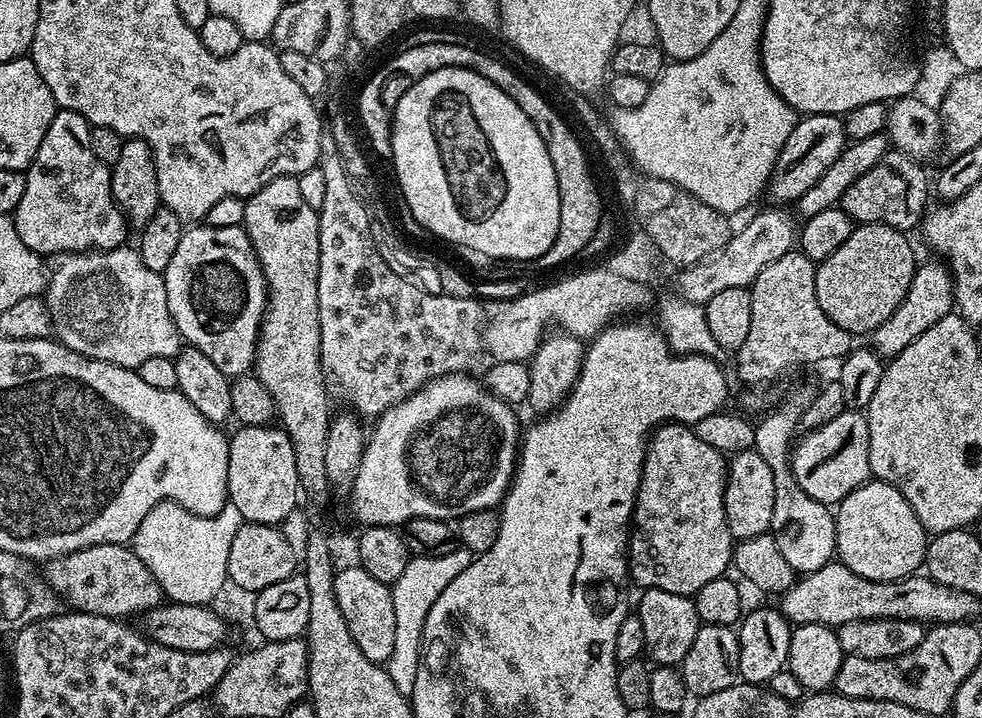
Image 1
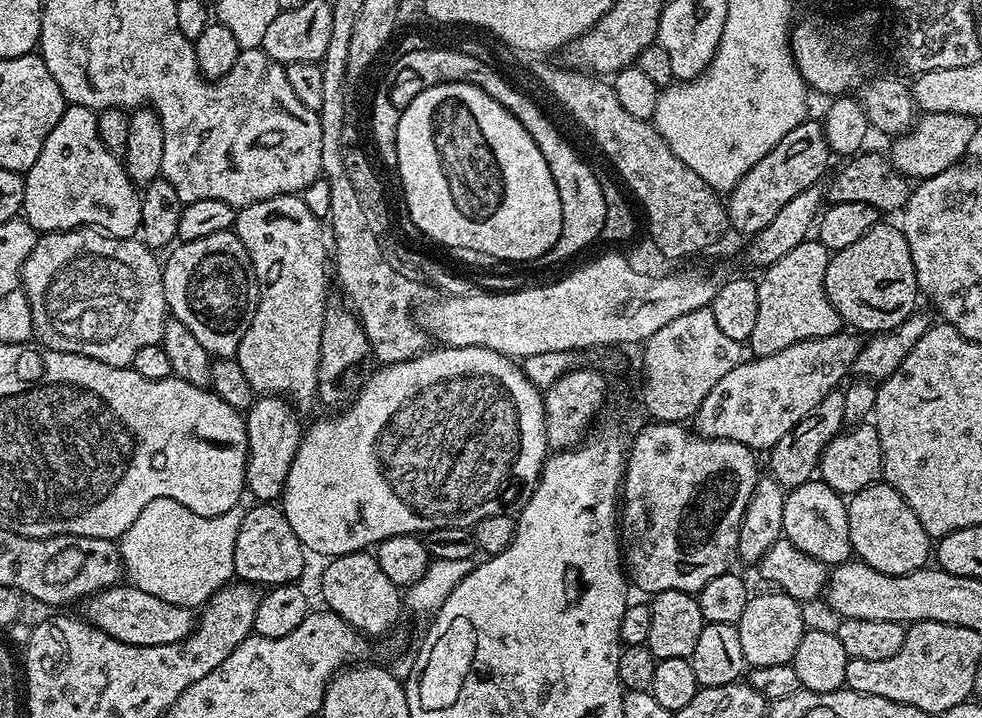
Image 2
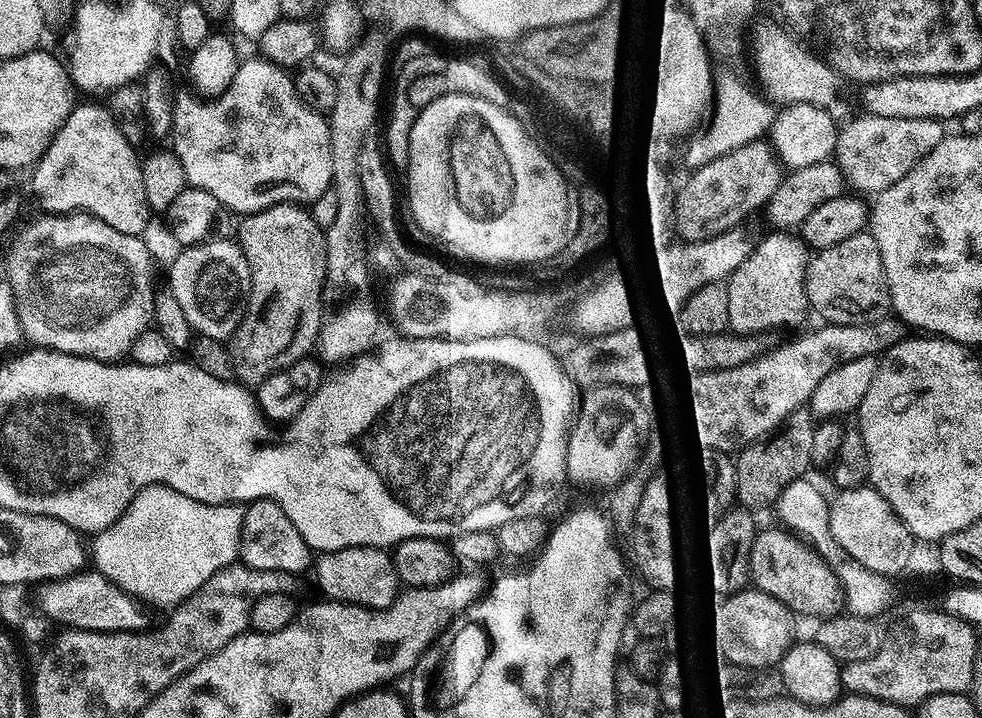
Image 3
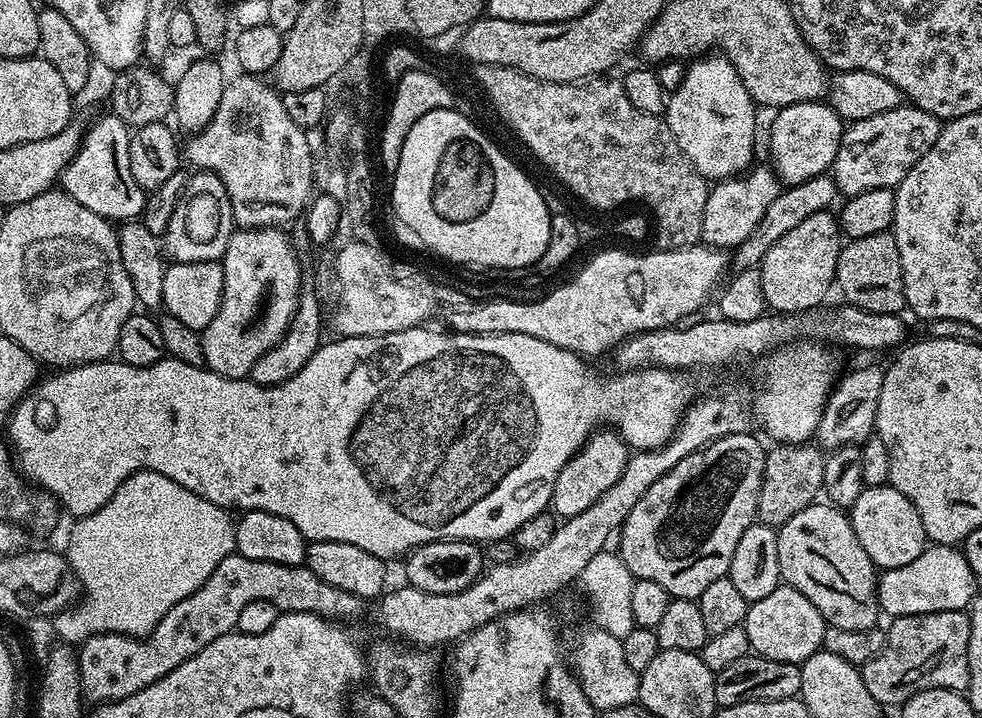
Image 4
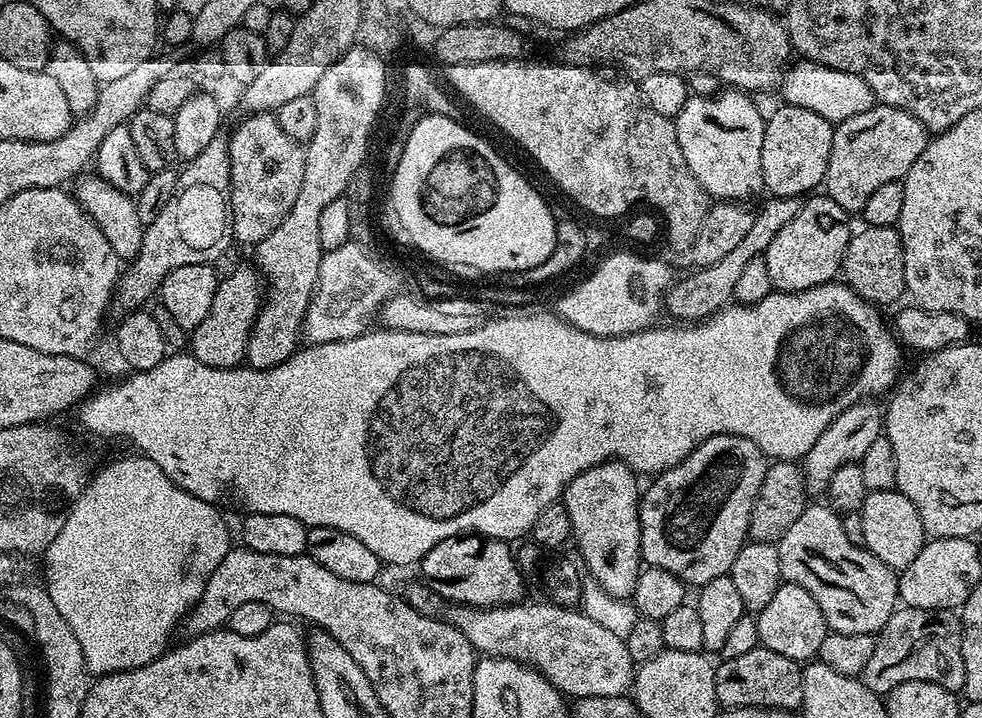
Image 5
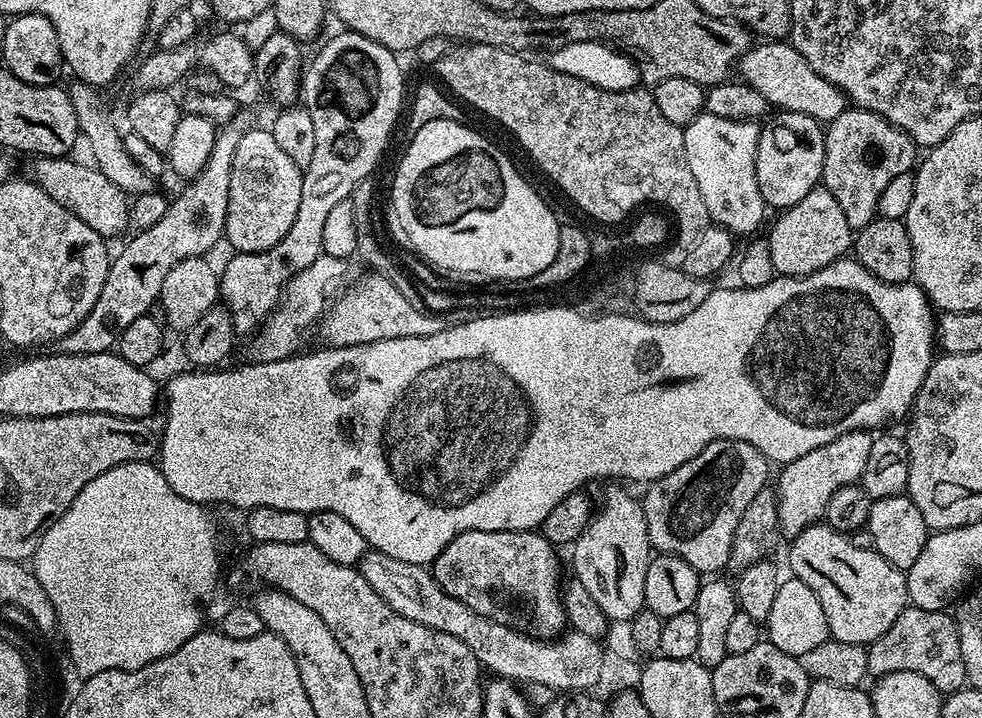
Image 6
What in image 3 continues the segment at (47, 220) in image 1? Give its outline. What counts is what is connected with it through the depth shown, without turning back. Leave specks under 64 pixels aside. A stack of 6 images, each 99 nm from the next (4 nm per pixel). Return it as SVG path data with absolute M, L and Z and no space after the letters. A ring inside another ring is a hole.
M77 103L72 113L62 122L55 138L47 150L40 155L32 172L32 192L48 214L65 212L89 212L94 218L122 230L122 234L143 237L148 228L150 209L146 202L146 190L142 190L141 157L136 157L137 149L126 140L117 124L117 120L107 107L99 108L96 104Z

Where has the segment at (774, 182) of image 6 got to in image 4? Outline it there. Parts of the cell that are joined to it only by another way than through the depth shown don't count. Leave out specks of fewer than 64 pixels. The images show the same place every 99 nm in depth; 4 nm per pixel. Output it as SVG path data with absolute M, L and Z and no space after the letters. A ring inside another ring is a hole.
M807 100L779 109L772 120L772 137L768 144L772 147L771 167L785 185L801 184L815 176L825 175L831 169L838 154L840 140L844 136L845 121L832 105L827 102Z

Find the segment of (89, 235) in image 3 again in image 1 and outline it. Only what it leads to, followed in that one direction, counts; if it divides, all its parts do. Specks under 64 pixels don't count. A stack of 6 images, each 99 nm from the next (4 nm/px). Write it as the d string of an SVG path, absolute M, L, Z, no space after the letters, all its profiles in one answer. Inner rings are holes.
M121 246L118 248L106 248L103 250L93 250L90 252L69 252L61 255L55 261L56 269L51 269L50 275L46 280L46 303L48 313L52 319L52 331L55 339L63 344L65 348L72 352L77 352L83 356L89 356L91 360L101 360L107 364L117 364L123 368L136 369L142 362L146 362L146 358L175 358L179 354L182 347L182 337L180 331L176 329L174 318L170 314L170 306L166 302L166 286L161 273L150 270L150 266L146 266L146 262L142 262L139 251L135 247Z

